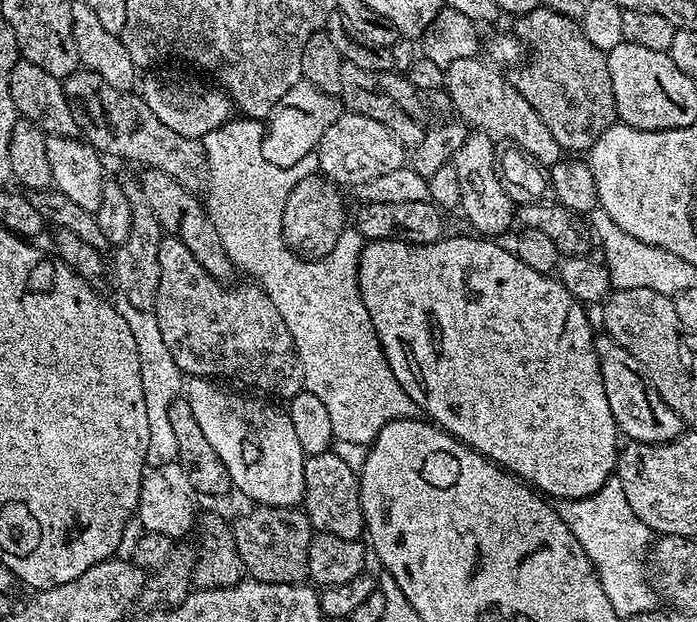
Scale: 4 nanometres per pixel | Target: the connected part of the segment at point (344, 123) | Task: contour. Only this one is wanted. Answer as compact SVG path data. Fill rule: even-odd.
M345 111L338 118L338 122L334 122L334 126L330 126L326 134L322 134L314 160L318 168L320 164L319 171L333 184L353 186L404 166L406 149L398 143L394 134L390 134L390 130L386 130L386 126L382 126L382 122L374 122L374 118Z

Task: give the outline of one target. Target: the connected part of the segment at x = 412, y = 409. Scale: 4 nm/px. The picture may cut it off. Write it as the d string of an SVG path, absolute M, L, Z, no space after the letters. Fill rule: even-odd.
M230 118L218 126L218 130L210 130L210 134L202 138L208 163L206 207L210 222L214 222L218 229L218 238L222 238L222 246L226 246L226 254L233 265L239 271L241 268L249 272L252 275L249 277L259 284L270 302L278 306L278 314L282 314L290 330L290 338L294 338L302 366L304 391L315 394L325 404L333 437L339 443L341 440L344 444L371 445L382 426L395 420L411 420L417 415L418 409L410 394L402 390L398 378L394 378L394 370L390 370L390 362L382 350L374 322L370 322L370 314L366 314L366 306L362 302L360 283L356 276L360 273L360 252L364 249L365 238L361 232L345 230L331 252L316 259L301 258L291 250L283 236L284 203L291 188L300 179L313 175L313 157L302 158L300 164L289 168L274 166L266 162L266 157L262 155L265 125L251 118L236 119Z

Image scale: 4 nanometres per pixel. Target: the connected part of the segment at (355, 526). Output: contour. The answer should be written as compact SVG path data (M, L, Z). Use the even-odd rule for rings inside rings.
M329 450L322 454L314 454L304 461L304 498L302 510L308 515L308 520L312 523L316 532L334 534L337 538L350 538L360 540L365 535L364 511L360 501L360 482L358 472L355 467L351 468L336 450Z

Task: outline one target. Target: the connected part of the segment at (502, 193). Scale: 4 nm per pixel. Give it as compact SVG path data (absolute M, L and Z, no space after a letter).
M469 131L468 137L462 142L462 146L458 146L455 156L452 157L450 163L454 166L454 170L458 170L458 183L462 189L462 202L459 211L464 212L464 216L468 219L468 224L473 233L479 234L484 238L500 238L500 235L511 226L512 220L517 219L518 208L513 204L510 194L506 194L504 183L500 181L500 174L496 166L496 149L497 141L489 136L487 132Z

